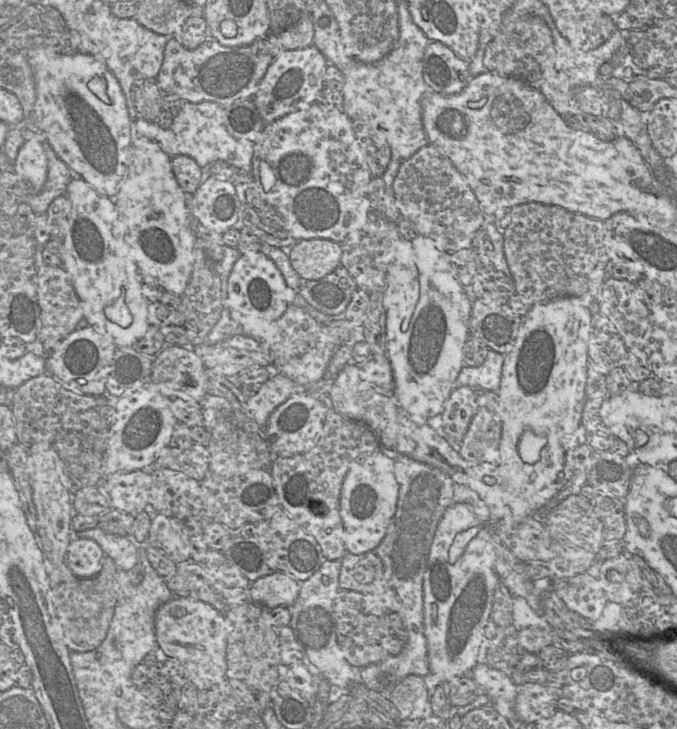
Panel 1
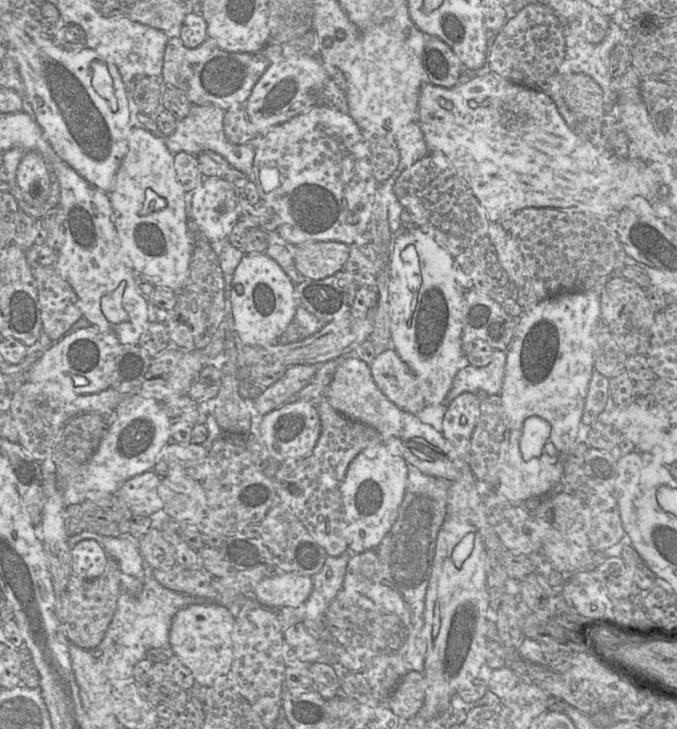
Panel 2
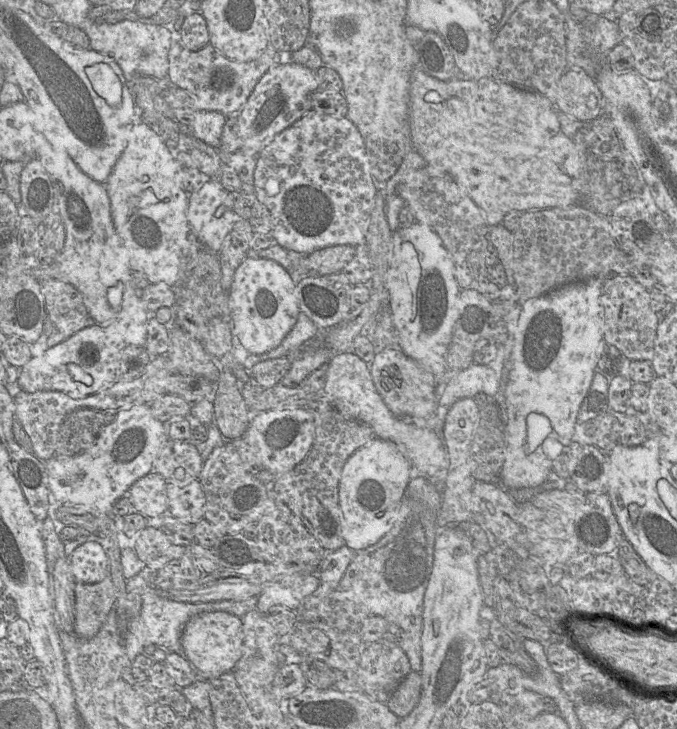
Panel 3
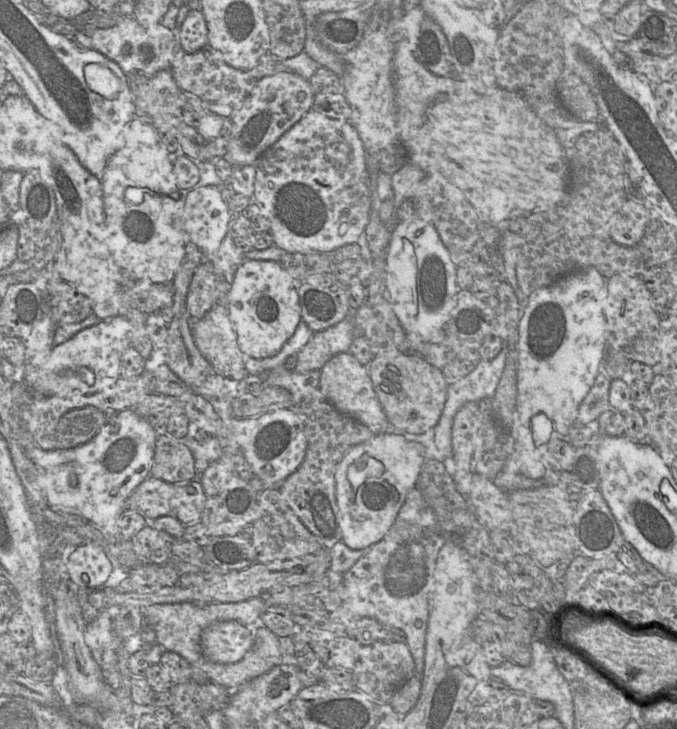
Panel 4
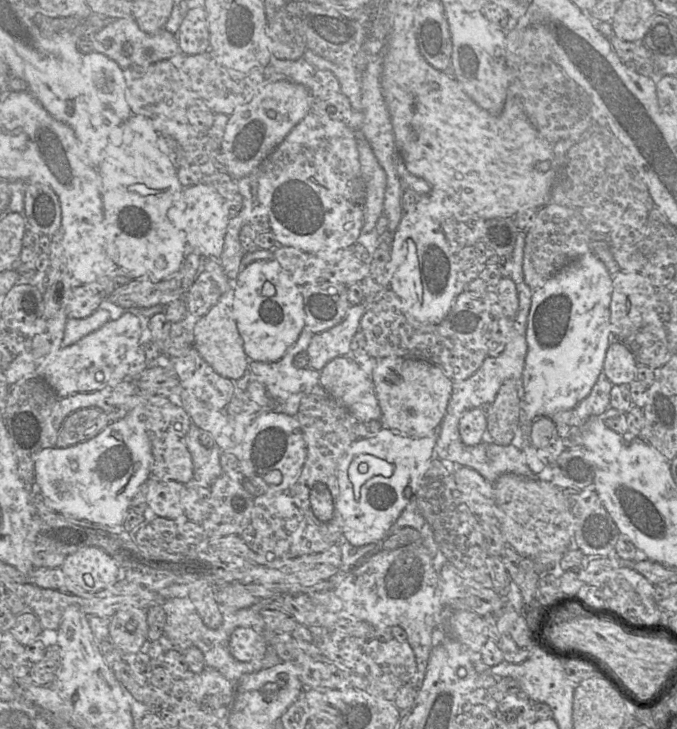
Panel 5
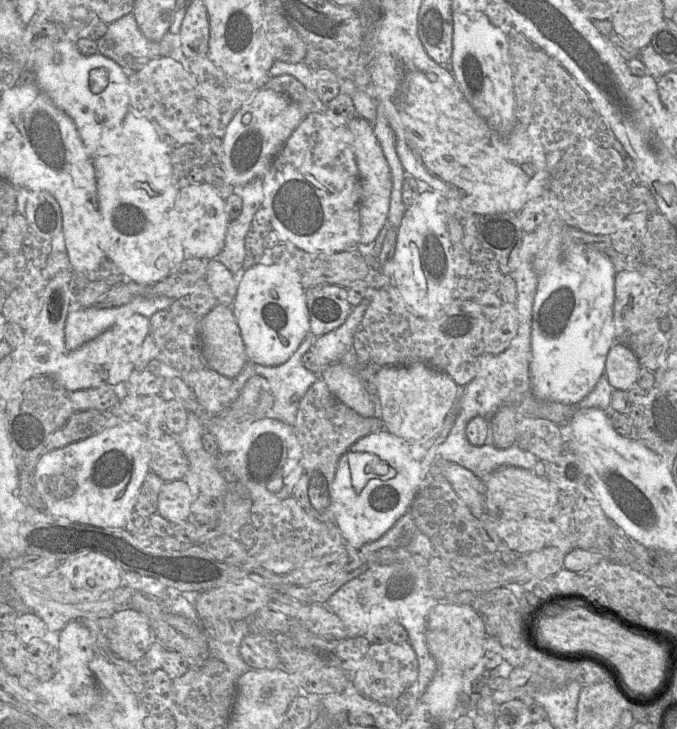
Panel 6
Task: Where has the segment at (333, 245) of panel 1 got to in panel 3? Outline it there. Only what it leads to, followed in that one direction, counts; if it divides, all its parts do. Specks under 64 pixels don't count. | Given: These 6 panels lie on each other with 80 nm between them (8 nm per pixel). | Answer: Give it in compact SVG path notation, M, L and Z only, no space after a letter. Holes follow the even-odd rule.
M335 245L305 256L305 267L310 274L330 275L341 272L353 259L356 247Z

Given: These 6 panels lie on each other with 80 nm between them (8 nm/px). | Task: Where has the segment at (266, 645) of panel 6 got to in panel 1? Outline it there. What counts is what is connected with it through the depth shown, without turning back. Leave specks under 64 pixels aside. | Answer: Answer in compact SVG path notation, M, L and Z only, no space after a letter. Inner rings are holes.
M174 597L161 605L155 614L158 648L185 668L186 674L200 692L223 681L227 671L227 633L225 614L213 606L186 597Z

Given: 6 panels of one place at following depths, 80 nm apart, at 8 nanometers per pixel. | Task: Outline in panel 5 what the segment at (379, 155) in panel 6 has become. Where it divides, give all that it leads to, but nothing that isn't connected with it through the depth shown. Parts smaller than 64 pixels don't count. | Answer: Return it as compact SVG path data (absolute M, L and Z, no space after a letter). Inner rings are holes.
M358 129L354 131L358 136L359 160L365 183L364 225L362 233L366 233L374 230L379 217L384 212L386 174L370 144L360 135Z

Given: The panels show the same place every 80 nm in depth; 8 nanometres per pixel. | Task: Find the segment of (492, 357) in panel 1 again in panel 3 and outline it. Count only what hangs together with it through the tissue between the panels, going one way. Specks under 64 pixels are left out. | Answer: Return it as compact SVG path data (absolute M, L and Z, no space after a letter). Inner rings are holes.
M498 345L498 352L494 360L487 365L479 365L473 363L468 368L457 372L451 379L444 384L438 384L438 406L436 414L441 420L441 428L443 430L444 422L450 408L460 399L474 398L479 393L489 396L498 396L502 387L502 373L505 365L504 345Z

